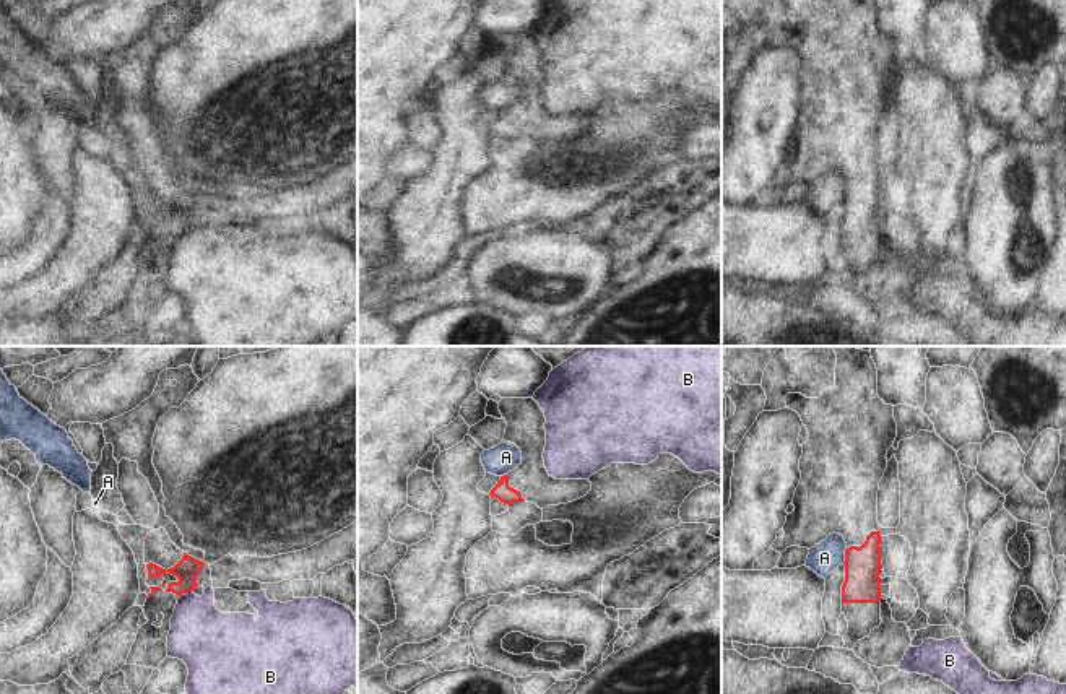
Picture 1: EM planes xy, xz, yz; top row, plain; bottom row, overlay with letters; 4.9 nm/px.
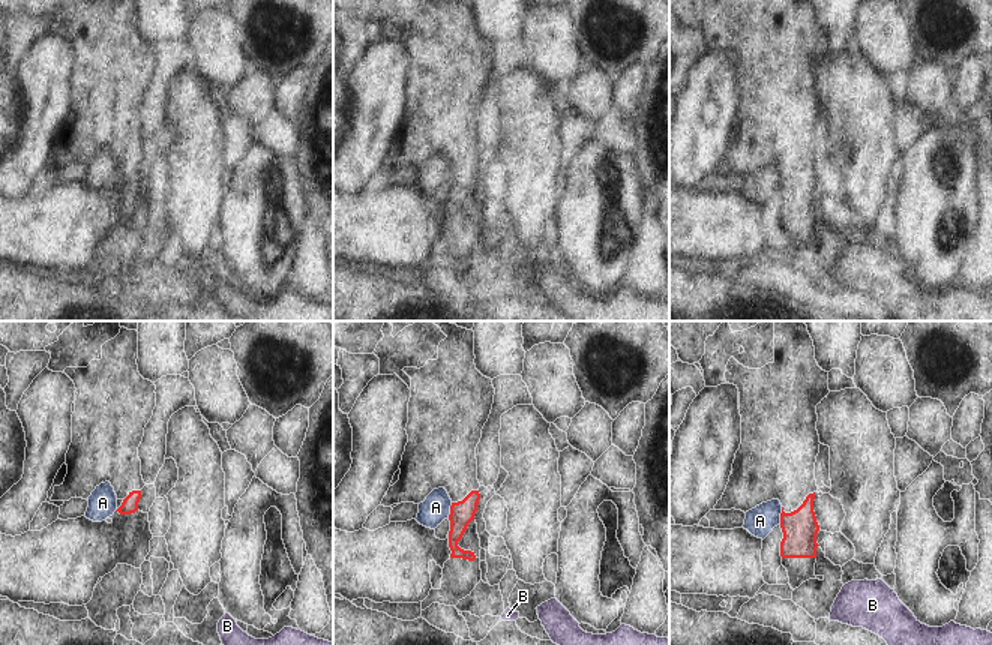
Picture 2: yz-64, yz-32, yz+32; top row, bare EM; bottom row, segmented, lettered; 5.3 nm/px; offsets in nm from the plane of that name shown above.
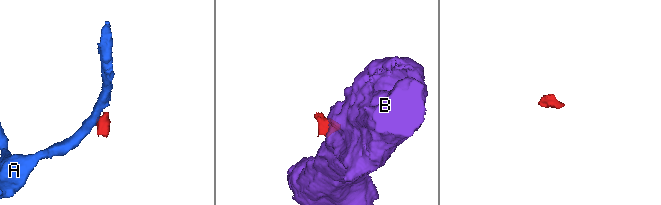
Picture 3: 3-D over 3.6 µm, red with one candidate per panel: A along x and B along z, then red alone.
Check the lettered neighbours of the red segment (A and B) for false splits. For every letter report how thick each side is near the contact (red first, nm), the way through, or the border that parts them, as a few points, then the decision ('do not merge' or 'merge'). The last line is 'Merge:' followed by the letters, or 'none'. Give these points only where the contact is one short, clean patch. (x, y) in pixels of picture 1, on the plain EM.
A: calibres 180 and 160 nm; border yz (847, 184), (842, 199); do not merge
B: calibres 120 and 300 nm; border xy (192, 226), (186, 229); do not merge
Merge: none

